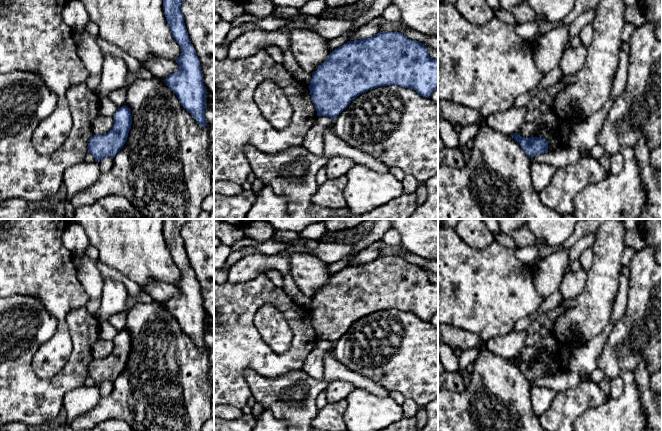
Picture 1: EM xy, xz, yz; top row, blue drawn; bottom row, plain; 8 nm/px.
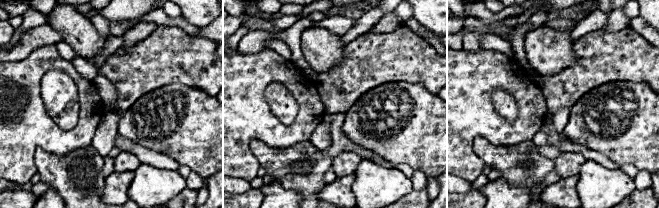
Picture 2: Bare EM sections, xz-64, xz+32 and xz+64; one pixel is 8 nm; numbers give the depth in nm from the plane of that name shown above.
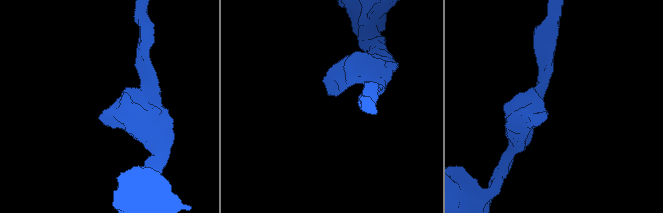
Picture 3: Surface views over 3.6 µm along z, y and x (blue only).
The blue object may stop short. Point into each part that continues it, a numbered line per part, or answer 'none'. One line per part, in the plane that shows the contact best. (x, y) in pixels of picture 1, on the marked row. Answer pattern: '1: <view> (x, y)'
none

